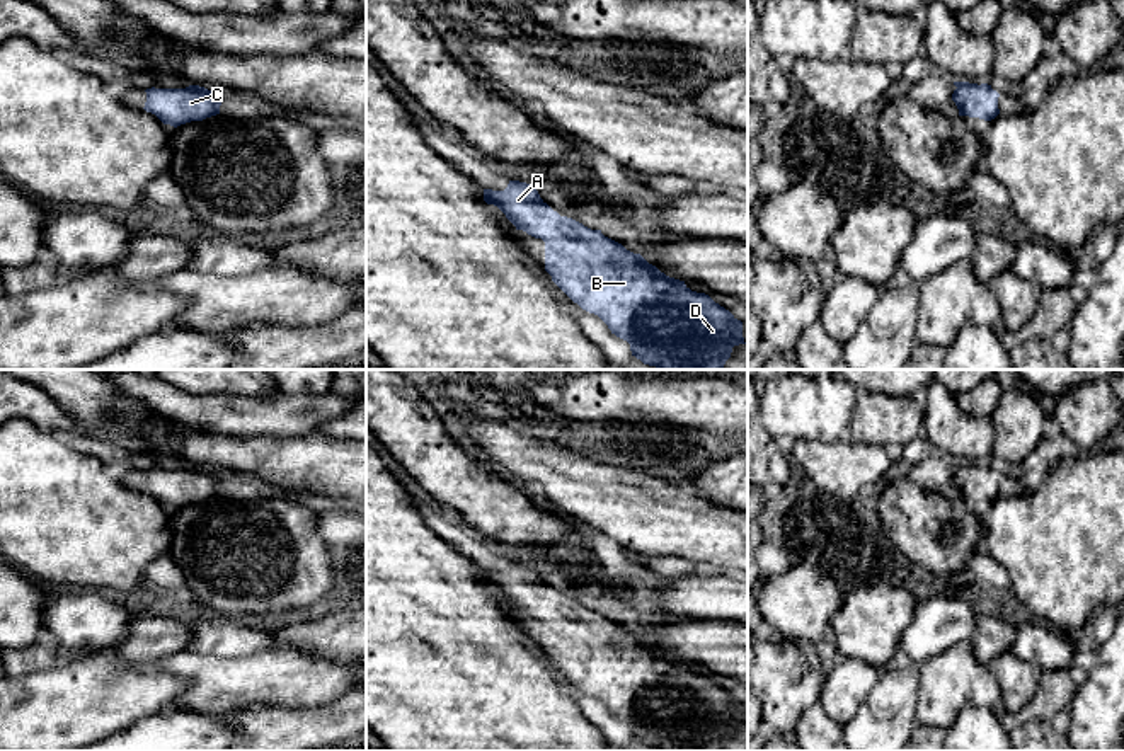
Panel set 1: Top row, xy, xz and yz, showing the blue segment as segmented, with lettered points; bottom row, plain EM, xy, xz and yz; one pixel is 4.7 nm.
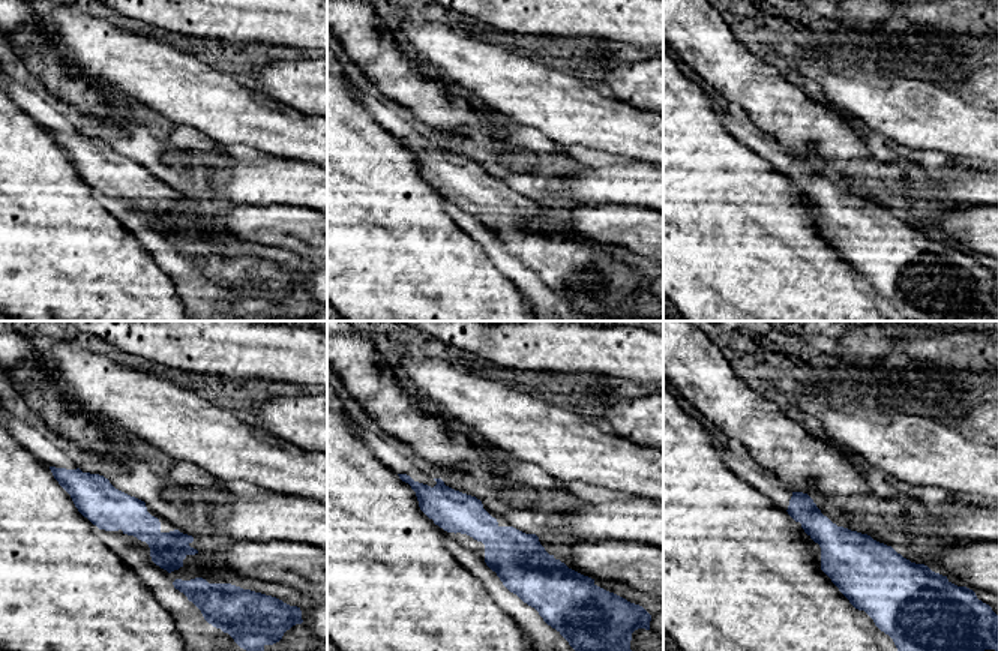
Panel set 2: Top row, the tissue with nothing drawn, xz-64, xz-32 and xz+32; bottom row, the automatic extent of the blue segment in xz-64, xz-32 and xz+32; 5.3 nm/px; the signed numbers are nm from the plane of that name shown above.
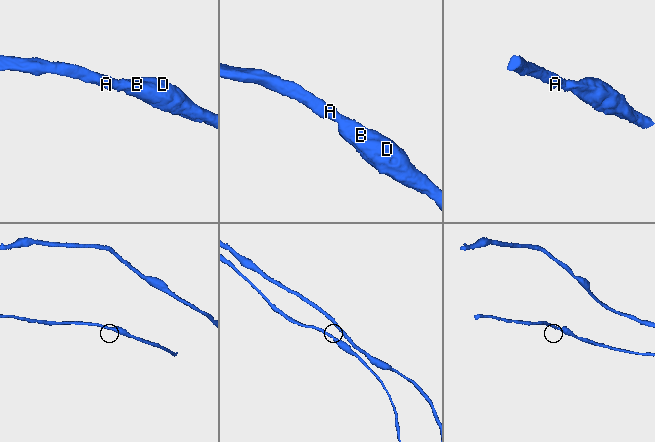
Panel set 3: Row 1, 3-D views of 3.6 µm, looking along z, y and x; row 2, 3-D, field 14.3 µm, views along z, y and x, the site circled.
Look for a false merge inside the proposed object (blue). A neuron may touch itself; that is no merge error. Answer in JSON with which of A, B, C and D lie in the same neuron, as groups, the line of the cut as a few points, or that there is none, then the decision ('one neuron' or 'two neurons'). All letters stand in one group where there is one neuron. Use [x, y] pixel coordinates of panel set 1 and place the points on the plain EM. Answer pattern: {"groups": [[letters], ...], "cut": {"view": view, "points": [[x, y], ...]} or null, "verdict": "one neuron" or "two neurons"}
{"groups": [["A", "B", "C", "D"]], "cut": null, "verdict": "one neuron"}

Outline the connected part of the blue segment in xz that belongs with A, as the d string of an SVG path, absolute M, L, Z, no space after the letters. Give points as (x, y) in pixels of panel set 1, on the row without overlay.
M509 562L504 572L484 570L484 582L497 588L506 599L545 623L545 652L582 691L598 697L616 719L630 725L632 737L657 751L724 751L732 729L746 725L743 703L708 676L691 673L649 645L640 635L560 598L526 564Z

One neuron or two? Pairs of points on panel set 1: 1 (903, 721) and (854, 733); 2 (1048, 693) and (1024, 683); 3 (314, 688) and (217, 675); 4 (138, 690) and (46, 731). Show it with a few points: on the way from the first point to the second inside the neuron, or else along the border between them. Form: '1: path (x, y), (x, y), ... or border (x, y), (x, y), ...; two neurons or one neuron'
1: path (891, 721), (877, 733), (865, 733); one neuron
2: border (1044, 671), (1036, 693), (1019, 710), (1003, 710); two neurons
3: path (290, 680), (240, 680); one neuron
4: path (116, 693), (97, 693), (68, 709); one neuron

